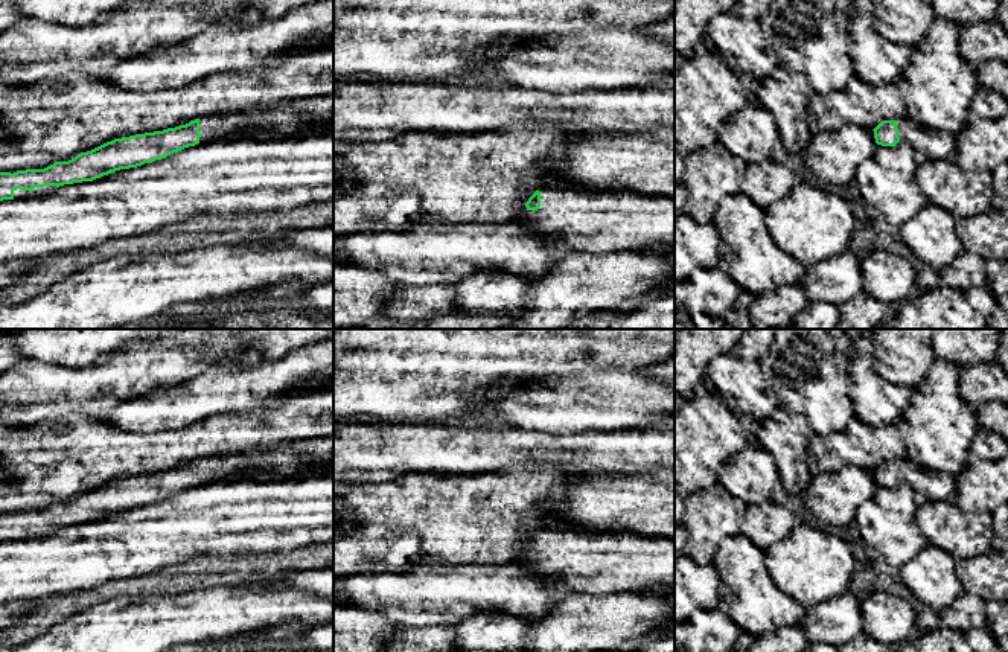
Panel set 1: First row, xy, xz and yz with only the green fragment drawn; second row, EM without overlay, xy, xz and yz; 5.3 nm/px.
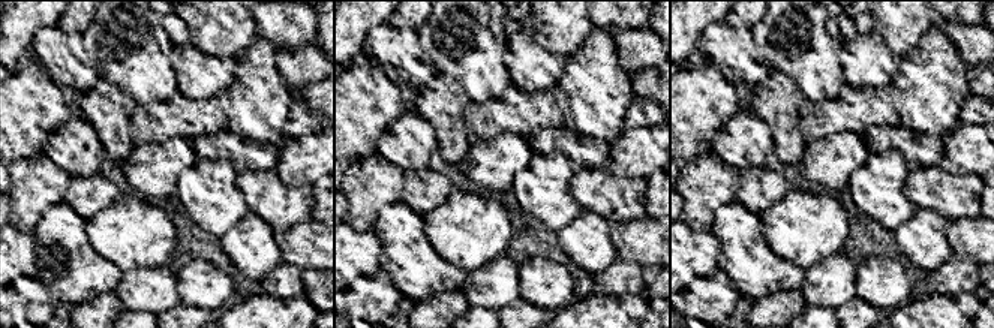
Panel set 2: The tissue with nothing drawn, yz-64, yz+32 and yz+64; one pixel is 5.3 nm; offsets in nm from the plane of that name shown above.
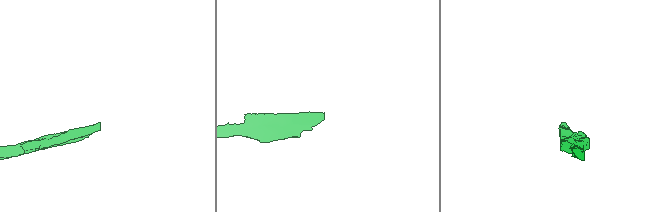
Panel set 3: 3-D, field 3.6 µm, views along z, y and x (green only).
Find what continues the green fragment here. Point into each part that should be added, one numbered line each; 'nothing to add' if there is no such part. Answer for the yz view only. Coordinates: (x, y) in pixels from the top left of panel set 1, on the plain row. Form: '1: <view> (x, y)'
1: yz (929, 485)

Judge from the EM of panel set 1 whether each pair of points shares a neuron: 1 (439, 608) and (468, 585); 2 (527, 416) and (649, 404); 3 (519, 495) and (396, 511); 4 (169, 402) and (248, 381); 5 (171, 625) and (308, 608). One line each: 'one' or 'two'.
1: one
2: one
3: one
4: one
5: one

